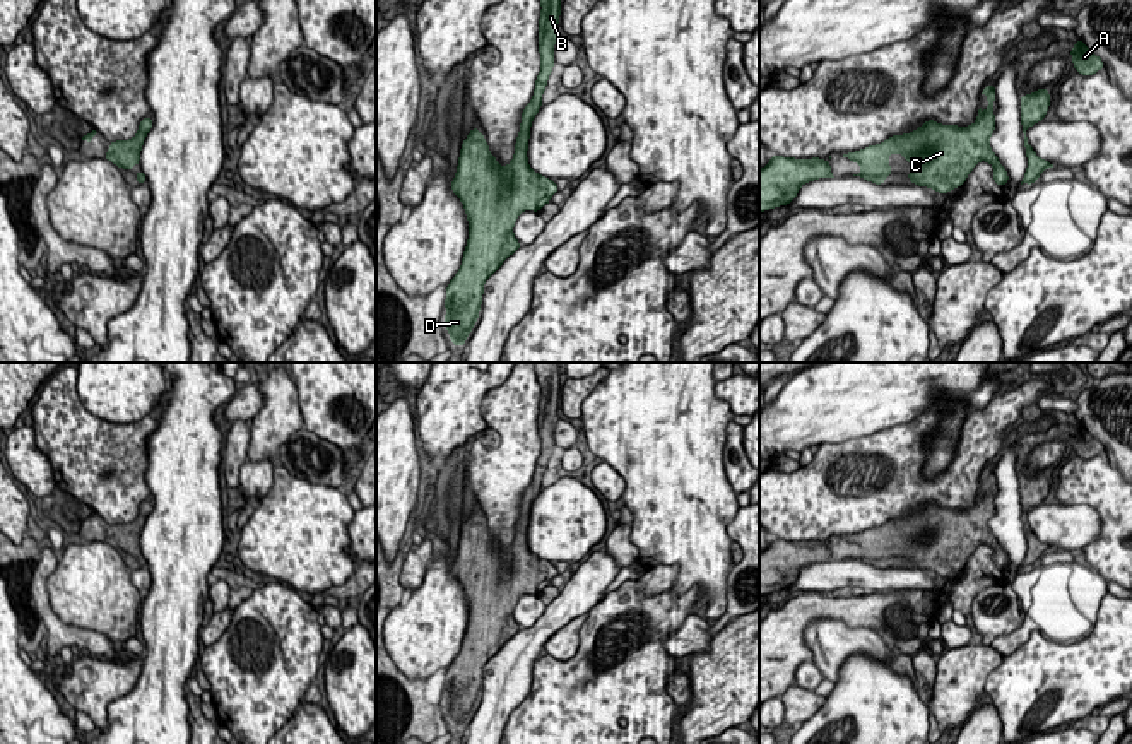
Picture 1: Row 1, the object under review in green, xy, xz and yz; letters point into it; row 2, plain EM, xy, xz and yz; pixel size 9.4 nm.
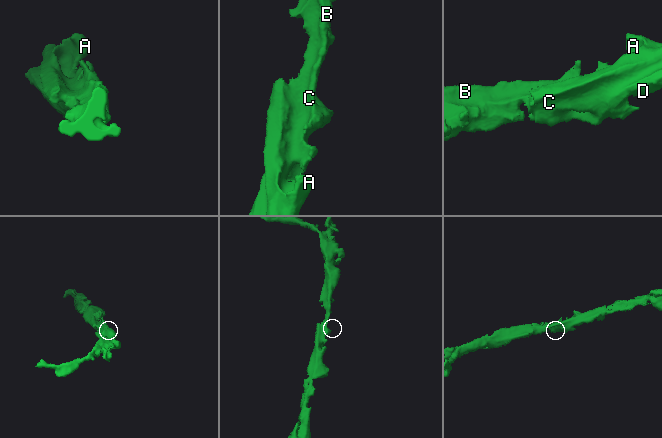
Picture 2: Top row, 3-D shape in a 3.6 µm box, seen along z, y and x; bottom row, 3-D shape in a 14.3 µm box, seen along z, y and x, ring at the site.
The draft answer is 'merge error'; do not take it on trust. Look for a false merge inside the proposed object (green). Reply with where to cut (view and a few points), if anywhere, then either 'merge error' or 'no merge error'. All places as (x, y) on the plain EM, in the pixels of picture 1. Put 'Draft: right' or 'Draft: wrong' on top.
Draft: wrong
no cut | no merge error

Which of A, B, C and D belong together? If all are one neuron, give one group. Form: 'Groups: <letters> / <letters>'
Groups: A B C D

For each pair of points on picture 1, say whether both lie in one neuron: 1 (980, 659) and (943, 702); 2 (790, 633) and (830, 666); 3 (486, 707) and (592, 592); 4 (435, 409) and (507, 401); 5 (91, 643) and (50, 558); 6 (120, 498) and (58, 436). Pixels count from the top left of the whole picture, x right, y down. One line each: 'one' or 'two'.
1: one
2: two
3: one
4: two
5: one
6: one

